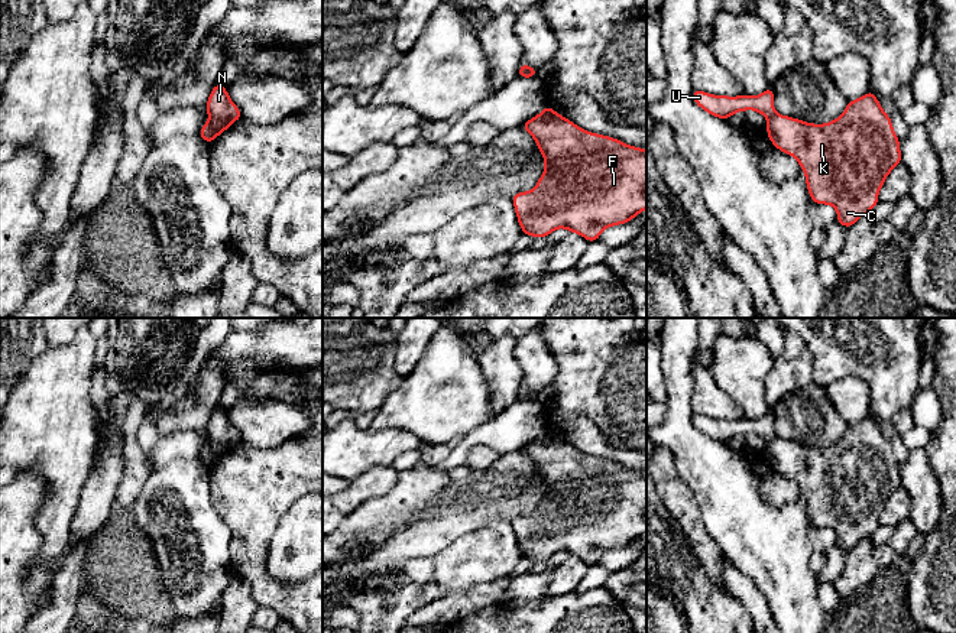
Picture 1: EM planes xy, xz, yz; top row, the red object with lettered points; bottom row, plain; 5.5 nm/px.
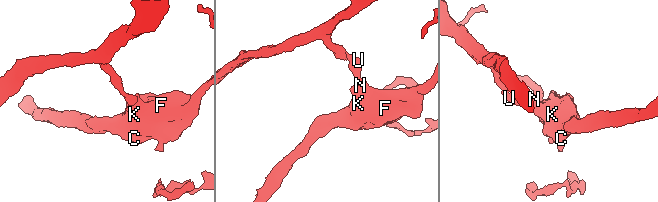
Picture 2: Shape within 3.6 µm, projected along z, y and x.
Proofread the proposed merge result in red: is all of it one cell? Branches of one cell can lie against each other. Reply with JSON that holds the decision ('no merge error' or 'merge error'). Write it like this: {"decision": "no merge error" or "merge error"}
{"decision": "merge error"}

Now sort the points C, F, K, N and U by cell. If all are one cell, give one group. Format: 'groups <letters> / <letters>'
groups C F K / N U

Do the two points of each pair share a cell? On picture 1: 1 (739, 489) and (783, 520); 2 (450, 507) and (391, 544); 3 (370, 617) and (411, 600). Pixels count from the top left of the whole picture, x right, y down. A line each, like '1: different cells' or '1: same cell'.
1: same cell
2: same cell
3: same cell

